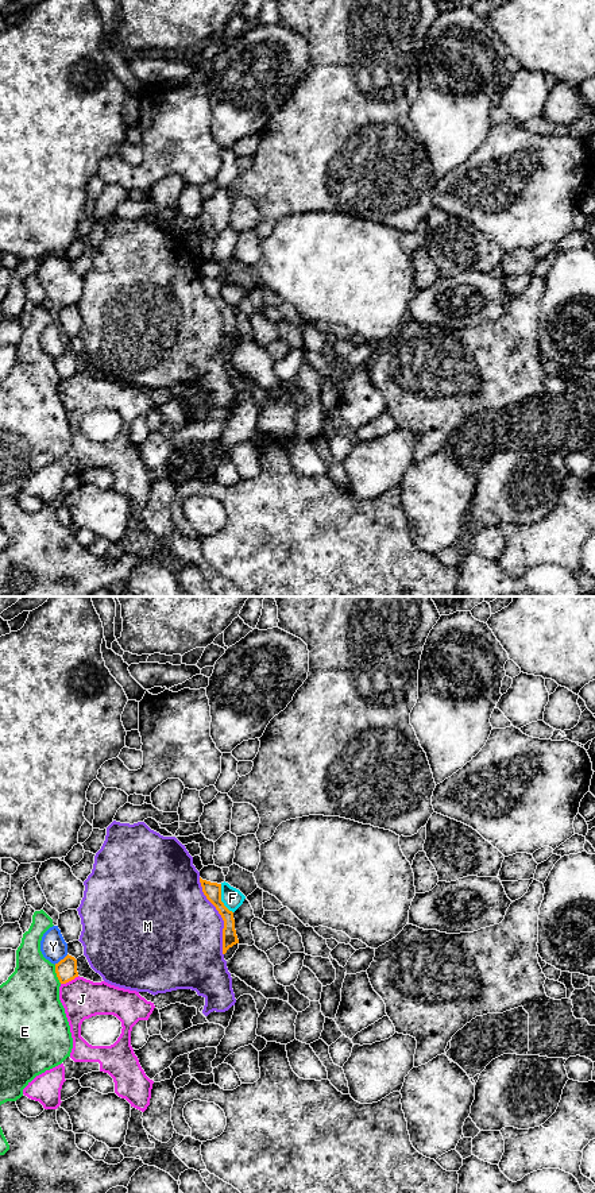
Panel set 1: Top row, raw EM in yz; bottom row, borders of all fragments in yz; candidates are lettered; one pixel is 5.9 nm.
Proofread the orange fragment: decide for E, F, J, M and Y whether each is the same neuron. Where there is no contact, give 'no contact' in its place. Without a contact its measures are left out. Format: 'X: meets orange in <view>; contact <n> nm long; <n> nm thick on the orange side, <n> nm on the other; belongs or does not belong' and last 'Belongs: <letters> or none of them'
E: meets orange in yz; contact 120 nm long; 130 nm thick on the orange side, 360 nm on the other; does not belong
F: meets orange in yz; contact 190 nm long; 100 nm thick on the orange side, 120 nm on the other; does not belong
J: meets orange in yz; contact 120 nm long; 130 nm thick on the orange side, 240 nm on the other; does not belong
M: meets orange in yz; contact 480 nm long; 100 nm thick on the orange side, 480 nm on the other; does not belong
Y: meets orange in yz; contact 110 nm long; 130 nm thick on the orange side, 160 nm on the other; does not belong
Belongs: none of them

